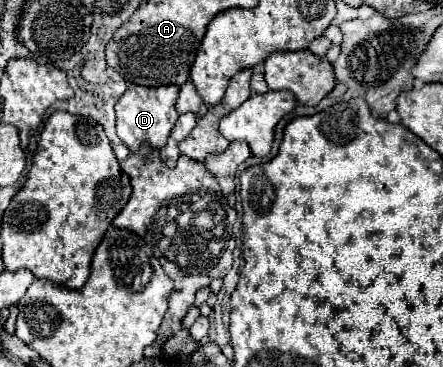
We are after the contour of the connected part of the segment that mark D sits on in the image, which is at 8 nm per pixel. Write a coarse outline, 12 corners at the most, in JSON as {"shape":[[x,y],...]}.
{"shape":[[138,84],[116,104],[120,140],[156,148],[178,120],[178,86]]}

